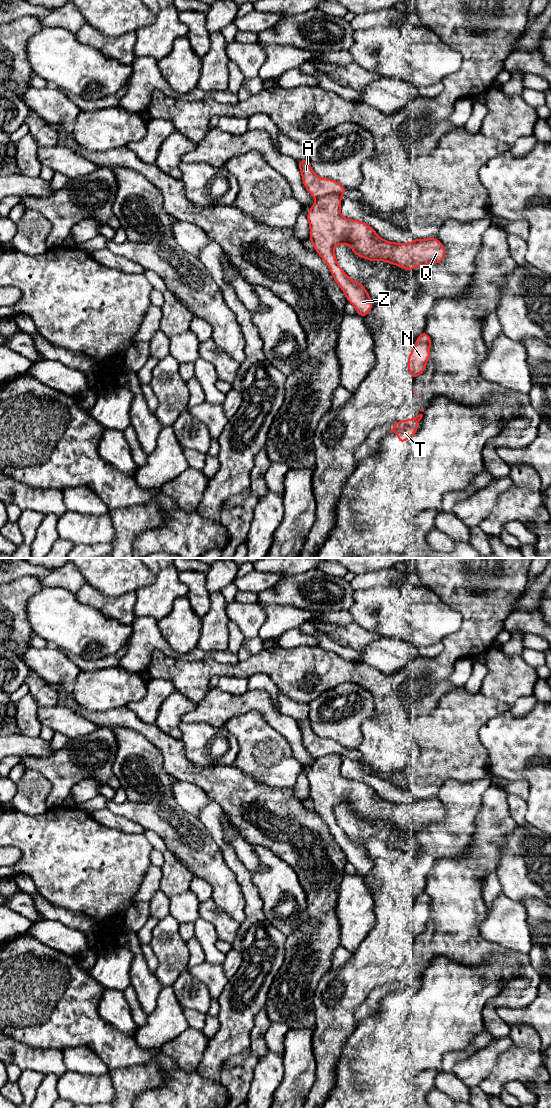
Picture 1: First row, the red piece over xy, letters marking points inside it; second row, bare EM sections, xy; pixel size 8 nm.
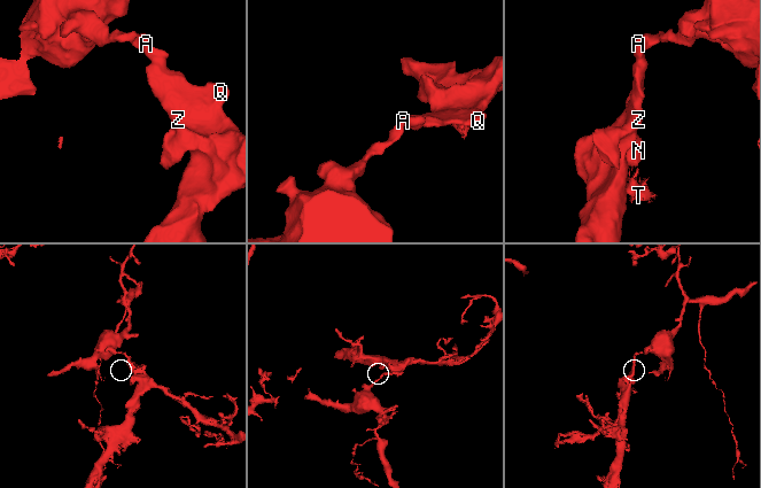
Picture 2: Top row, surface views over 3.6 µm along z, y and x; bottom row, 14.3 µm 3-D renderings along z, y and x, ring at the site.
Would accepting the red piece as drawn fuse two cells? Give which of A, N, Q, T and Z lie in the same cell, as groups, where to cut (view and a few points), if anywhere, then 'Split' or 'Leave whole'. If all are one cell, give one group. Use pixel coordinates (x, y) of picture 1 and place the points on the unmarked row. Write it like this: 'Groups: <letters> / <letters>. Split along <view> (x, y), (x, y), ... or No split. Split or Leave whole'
Groups: A / N Q T Z. Split along xy (340, 755), (326, 754), (316, 759). Split

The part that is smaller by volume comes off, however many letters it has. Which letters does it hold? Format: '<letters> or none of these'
A

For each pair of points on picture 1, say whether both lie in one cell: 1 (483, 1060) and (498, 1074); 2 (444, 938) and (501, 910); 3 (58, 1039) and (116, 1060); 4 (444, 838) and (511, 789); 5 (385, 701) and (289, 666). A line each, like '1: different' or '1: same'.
1: different
2: different
3: same
4: different
5: same

